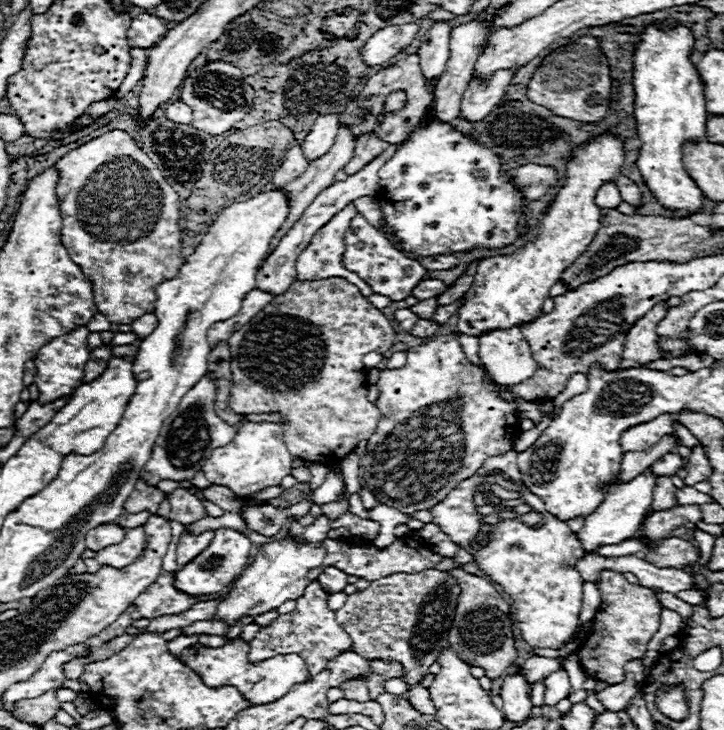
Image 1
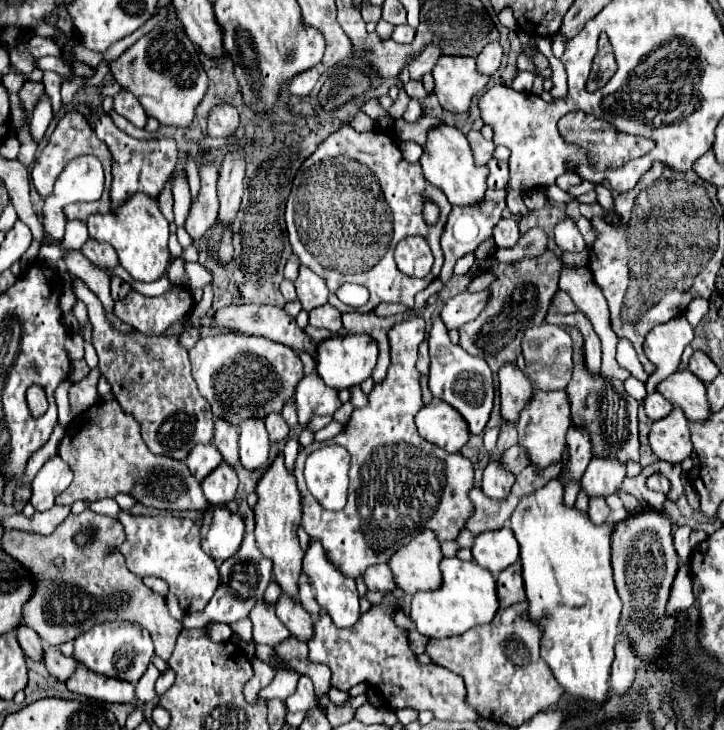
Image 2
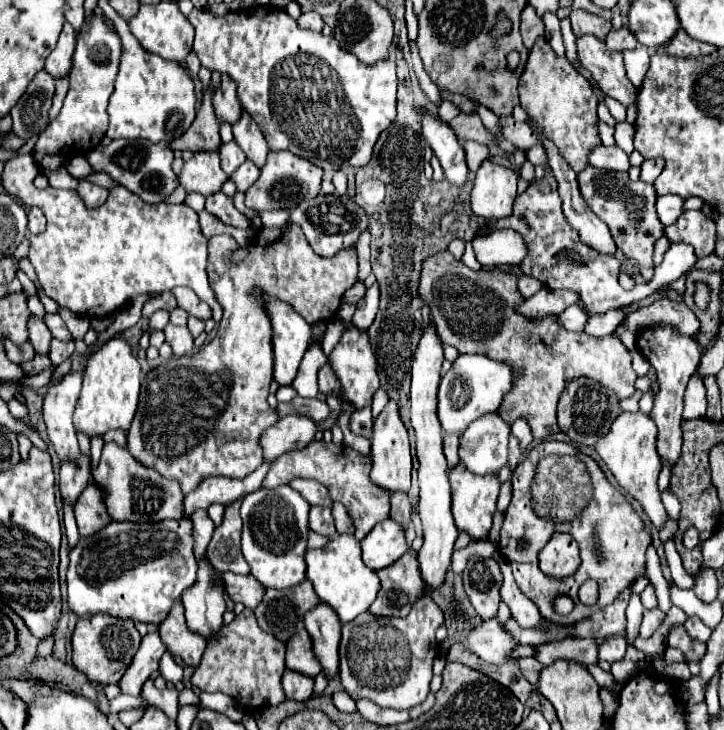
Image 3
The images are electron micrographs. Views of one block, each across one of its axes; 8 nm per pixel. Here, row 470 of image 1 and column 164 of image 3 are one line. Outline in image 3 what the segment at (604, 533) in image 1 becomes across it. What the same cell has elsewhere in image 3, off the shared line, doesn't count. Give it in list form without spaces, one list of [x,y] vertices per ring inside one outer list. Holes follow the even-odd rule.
[[[150,630],[140,644],[140,650],[136,652],[132,664],[128,666],[124,678],[118,682],[118,686],[122,688],[124,694],[132,694],[138,696],[142,690],[142,684],[152,676],[152,672],[158,670],[160,658],[166,652],[164,642],[160,640],[158,630]]]

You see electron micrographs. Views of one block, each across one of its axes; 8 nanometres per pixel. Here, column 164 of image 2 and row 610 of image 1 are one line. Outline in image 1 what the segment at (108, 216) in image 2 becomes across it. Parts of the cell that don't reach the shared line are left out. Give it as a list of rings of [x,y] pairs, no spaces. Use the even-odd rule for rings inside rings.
[[[274,540],[270,544],[260,546],[254,562],[242,572],[242,576],[232,584],[228,598],[220,602],[216,618],[224,618],[234,624],[242,614],[258,616],[262,612],[276,610],[286,600],[296,600],[304,594],[306,572],[314,566],[320,566],[324,558],[324,550],[320,544],[310,544],[306,540]]]

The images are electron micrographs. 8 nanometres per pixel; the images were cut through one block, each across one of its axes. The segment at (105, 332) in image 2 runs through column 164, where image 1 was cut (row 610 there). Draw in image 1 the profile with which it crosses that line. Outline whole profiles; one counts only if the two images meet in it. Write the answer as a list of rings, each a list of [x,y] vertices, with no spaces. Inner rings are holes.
[[[436,568],[422,570],[418,574],[392,574],[390,578],[380,578],[378,582],[370,582],[364,592],[350,594],[346,604],[336,610],[336,622],[350,634],[354,642],[354,650],[362,654],[362,658],[390,658],[402,662],[406,674],[402,680],[406,684],[420,684],[420,680],[428,674],[428,666],[434,664],[440,652],[448,646],[448,632],[452,626],[452,618],[458,606],[460,586],[450,572],[442,572]]]

